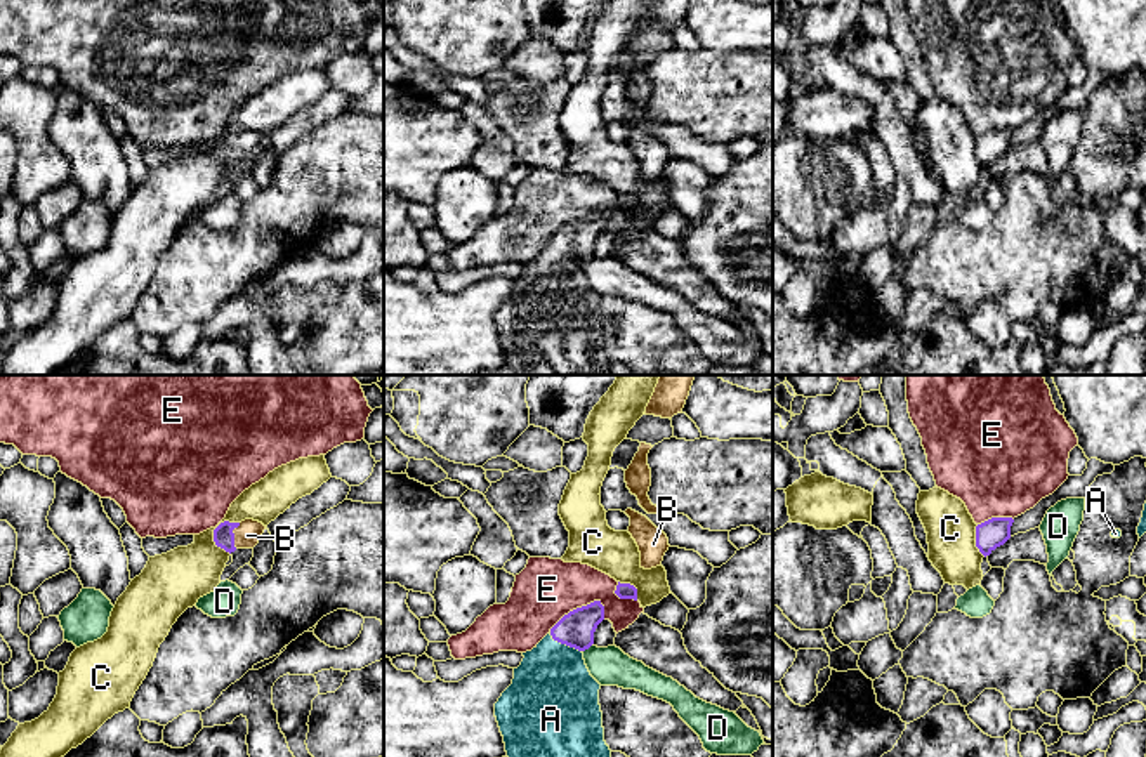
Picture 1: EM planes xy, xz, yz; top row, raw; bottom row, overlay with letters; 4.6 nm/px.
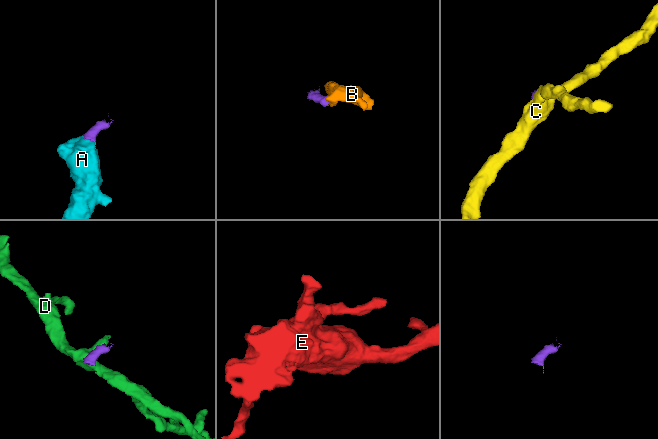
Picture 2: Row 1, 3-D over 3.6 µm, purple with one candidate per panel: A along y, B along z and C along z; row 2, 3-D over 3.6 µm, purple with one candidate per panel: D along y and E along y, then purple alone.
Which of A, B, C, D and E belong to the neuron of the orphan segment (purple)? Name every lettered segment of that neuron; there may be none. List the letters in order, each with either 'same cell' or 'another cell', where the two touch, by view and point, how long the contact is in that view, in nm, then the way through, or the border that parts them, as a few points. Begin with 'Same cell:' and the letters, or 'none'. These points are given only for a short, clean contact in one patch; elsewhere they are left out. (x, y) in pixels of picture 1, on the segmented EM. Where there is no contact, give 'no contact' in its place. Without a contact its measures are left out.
Same cell: A, B
A: same cell; contact xz (565, 643); length 180 nm; way xz (575, 629), (565, 643), (553, 676), (553, 695)
B: same cell; contact xy (233, 535); length 120 nm; way xy (223, 535), (233, 535), (247, 535)
C: another cell; contact xy (214, 539); length 170 nm; border xy (224, 520), (214, 530), (214, 542), (230, 554)
D: another cell; contact xz (587, 648); length 70 nm; border xz (592, 643), (582, 651)
E: another cell; contact xz (577, 608); length 280 nm

